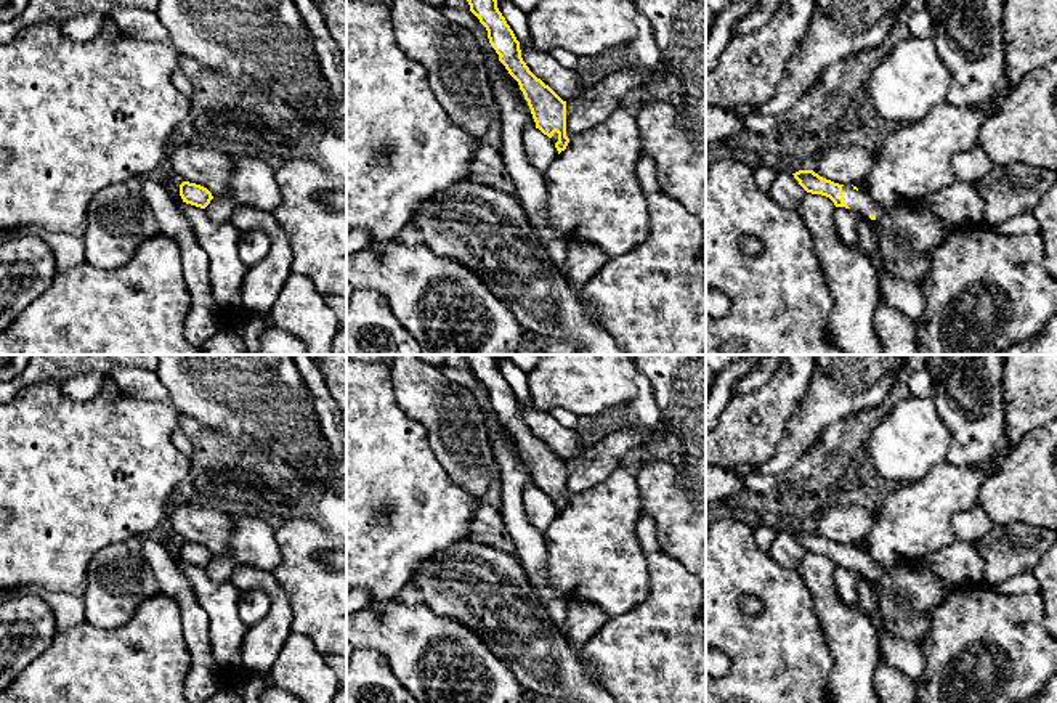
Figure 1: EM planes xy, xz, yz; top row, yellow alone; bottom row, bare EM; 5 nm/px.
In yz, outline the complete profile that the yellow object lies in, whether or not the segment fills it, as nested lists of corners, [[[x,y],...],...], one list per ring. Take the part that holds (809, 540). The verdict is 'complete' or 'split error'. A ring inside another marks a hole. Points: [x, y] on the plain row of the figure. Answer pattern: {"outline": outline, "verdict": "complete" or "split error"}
{"outline": [[[813,530],[792,534],[807,552],[826,555],[836,567],[853,568],[869,579],[877,591],[879,613],[889,632],[916,645],[930,628],[932,610],[954,587],[921,562],[885,568],[853,544],[834,542]]], "verdict": "split error"}

